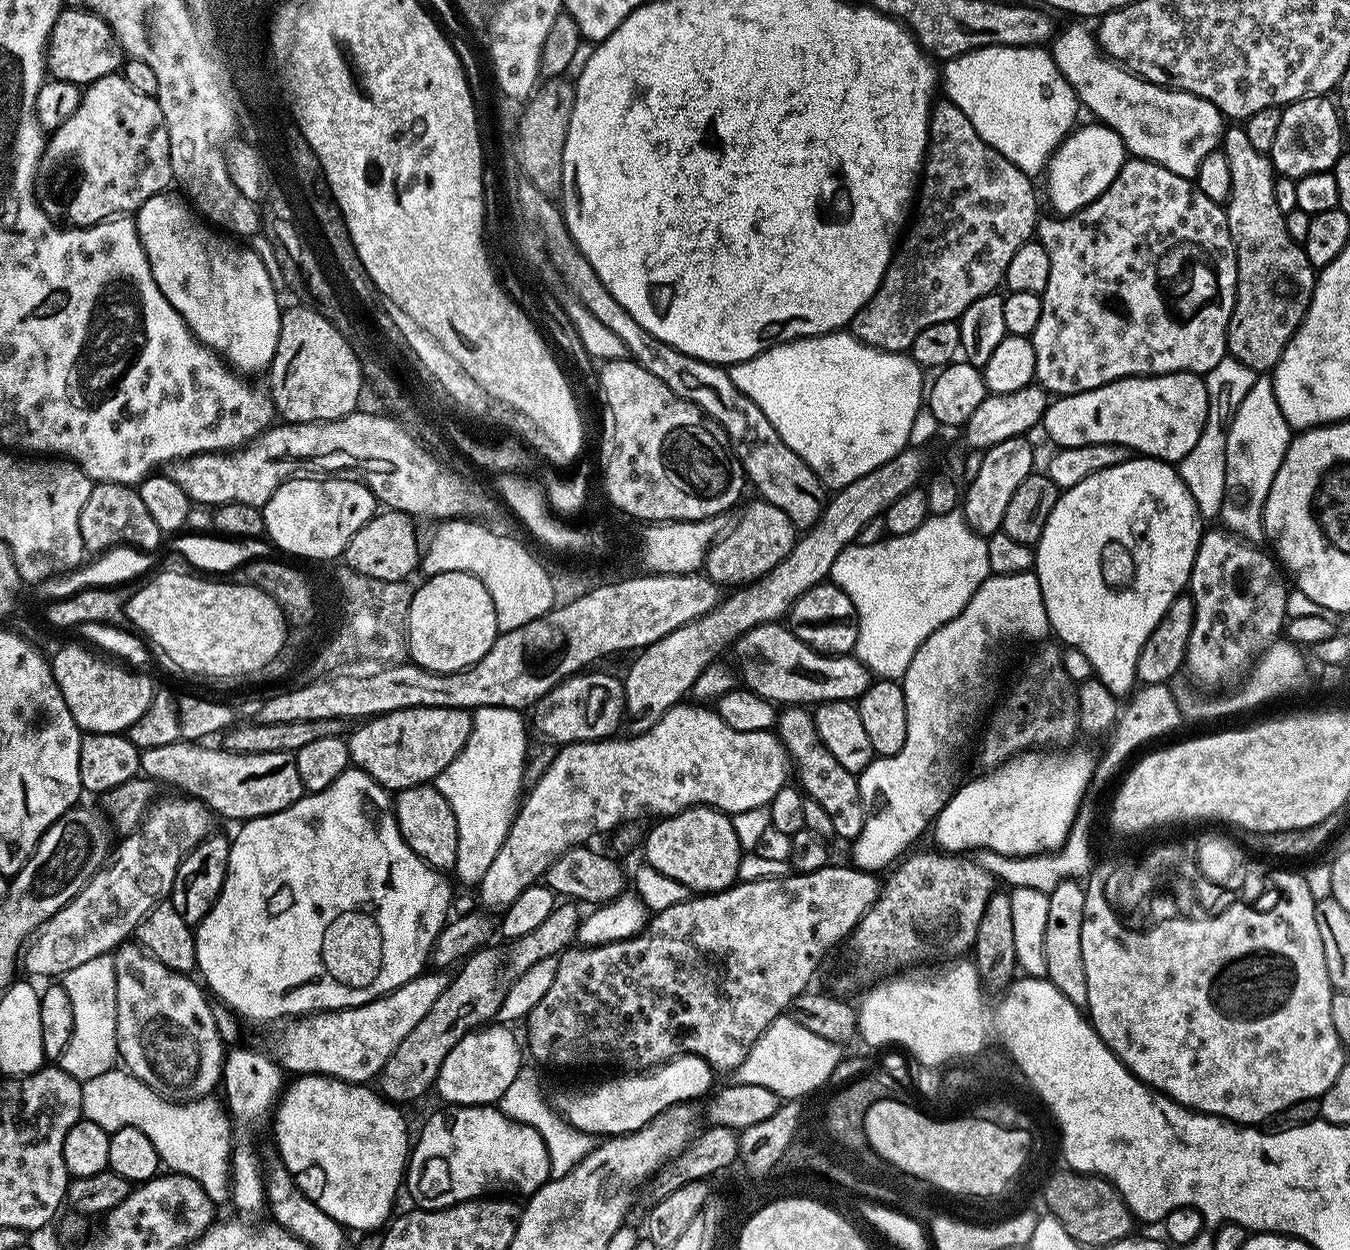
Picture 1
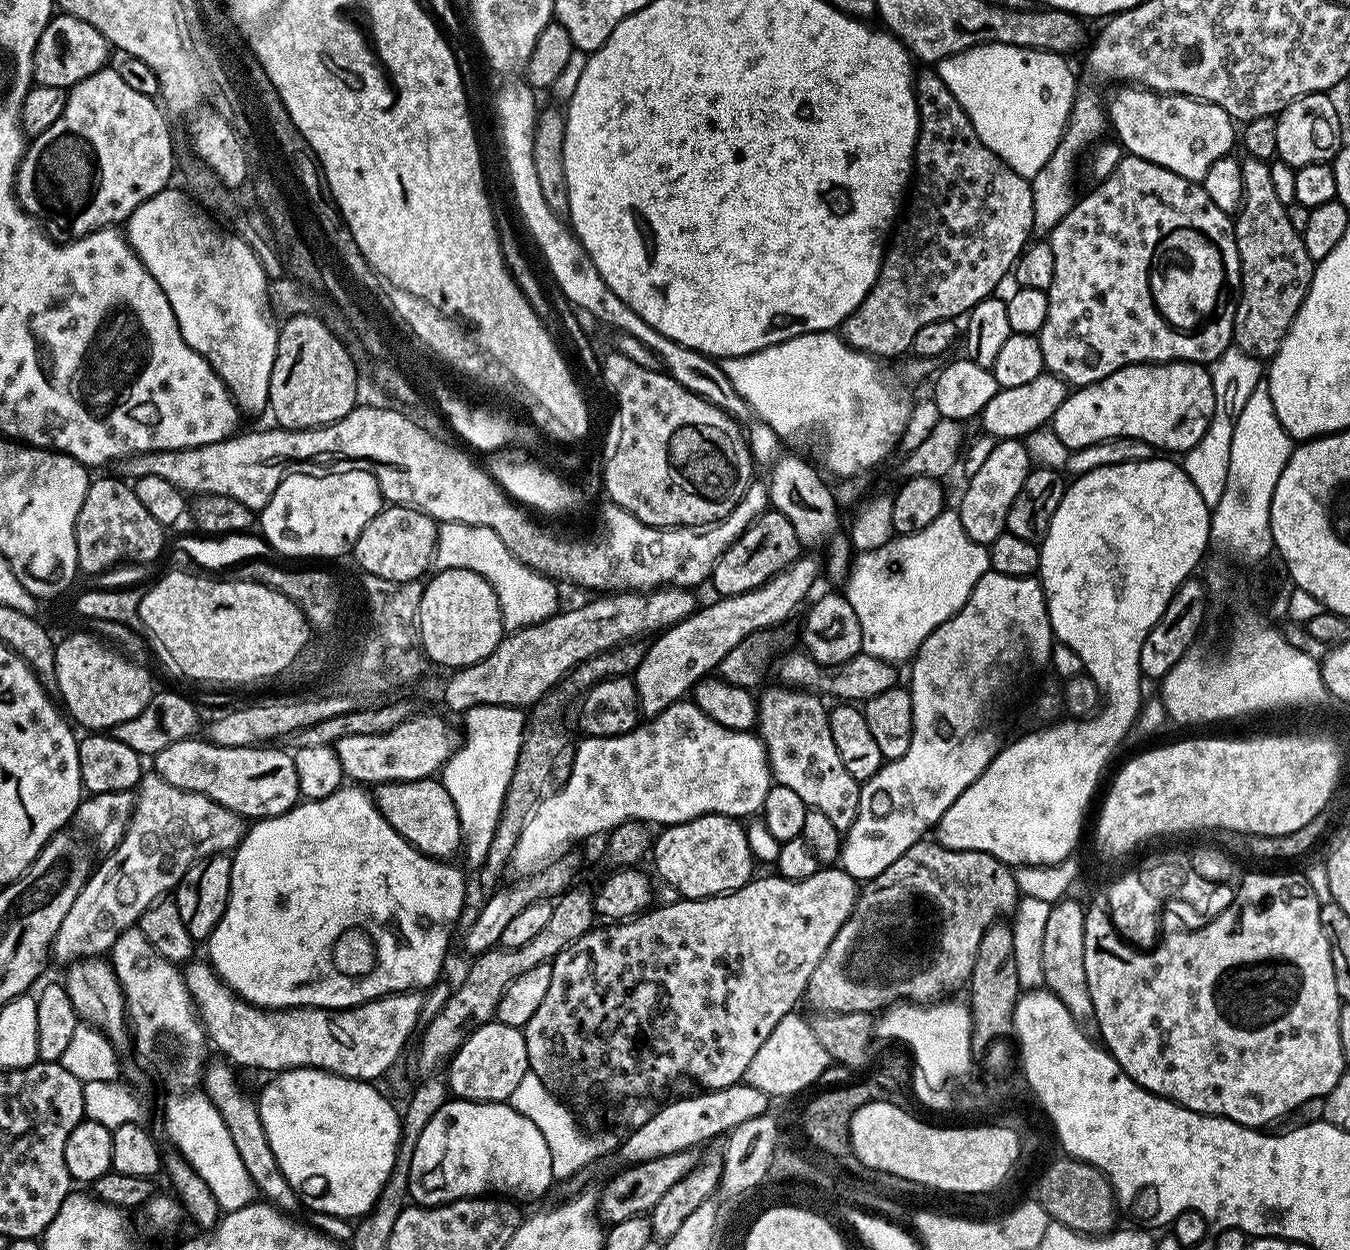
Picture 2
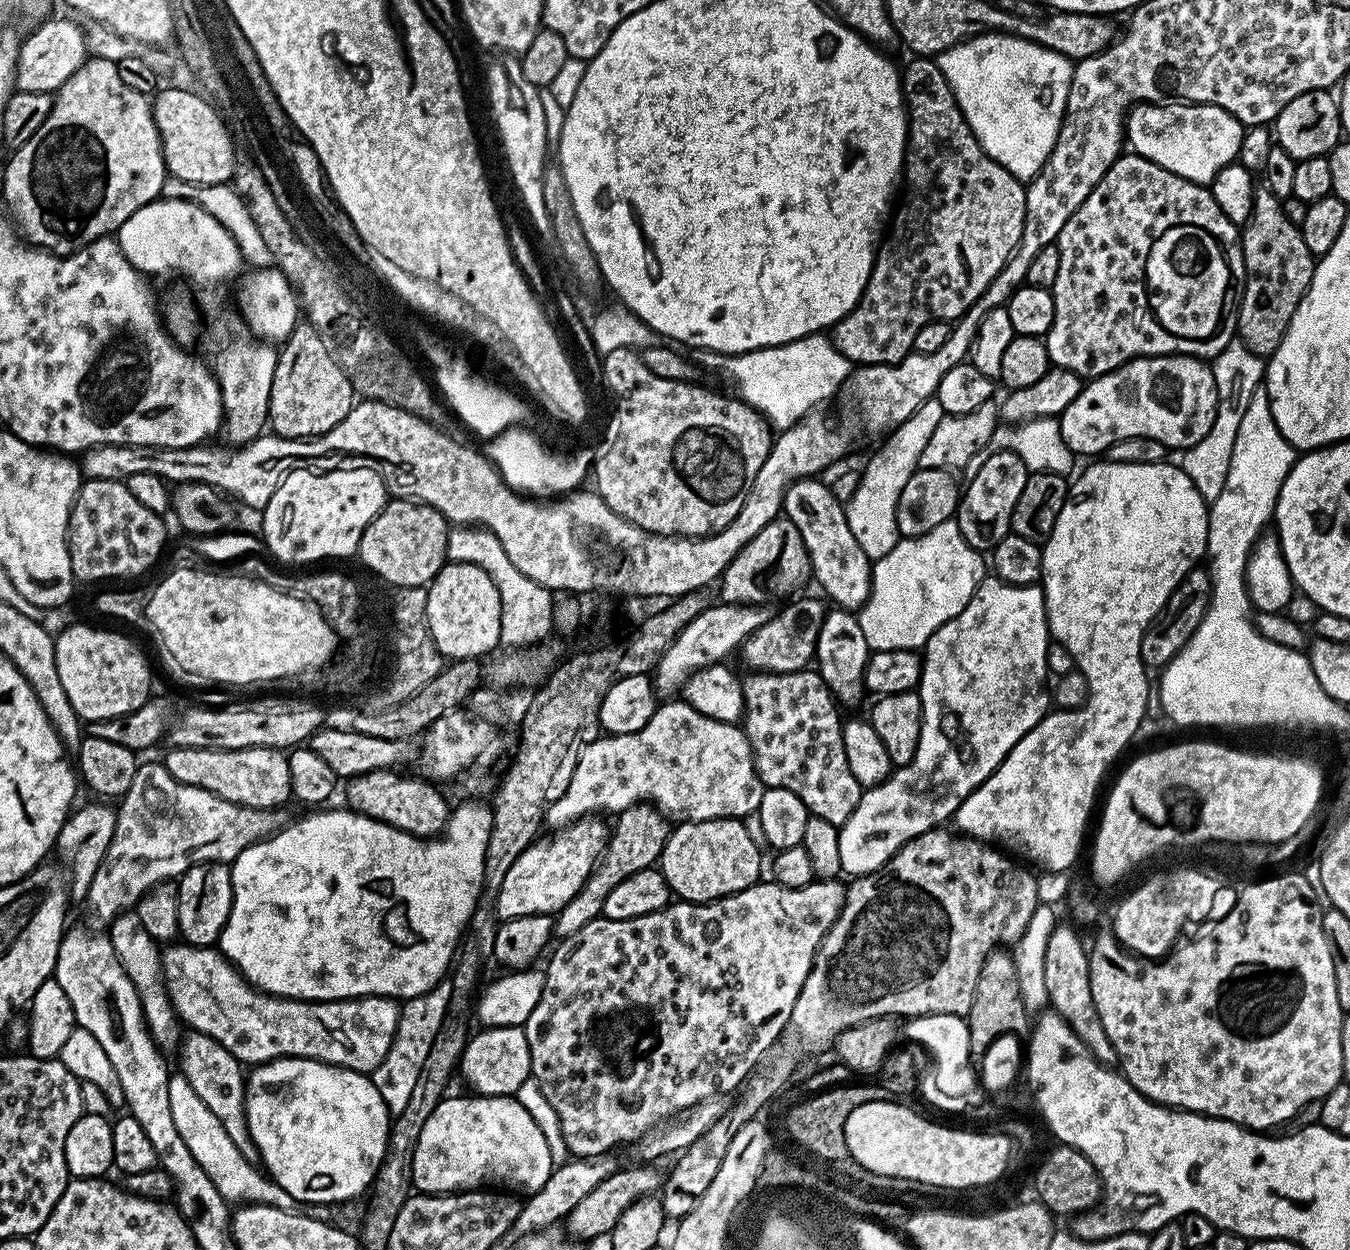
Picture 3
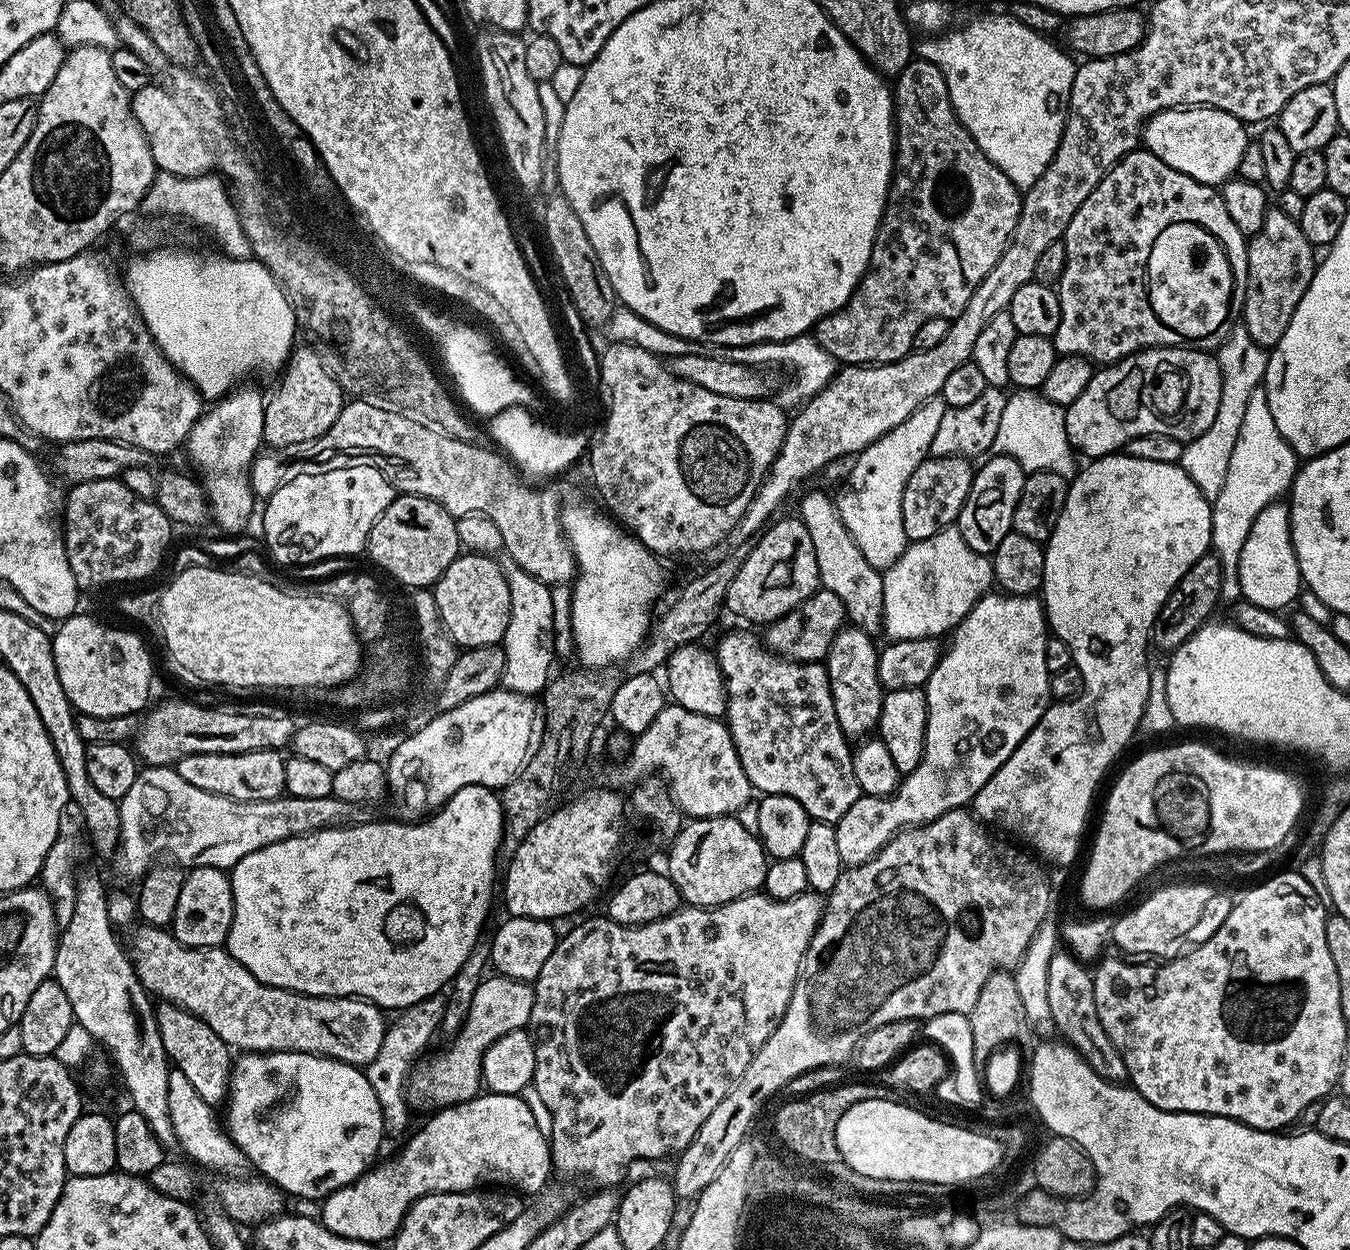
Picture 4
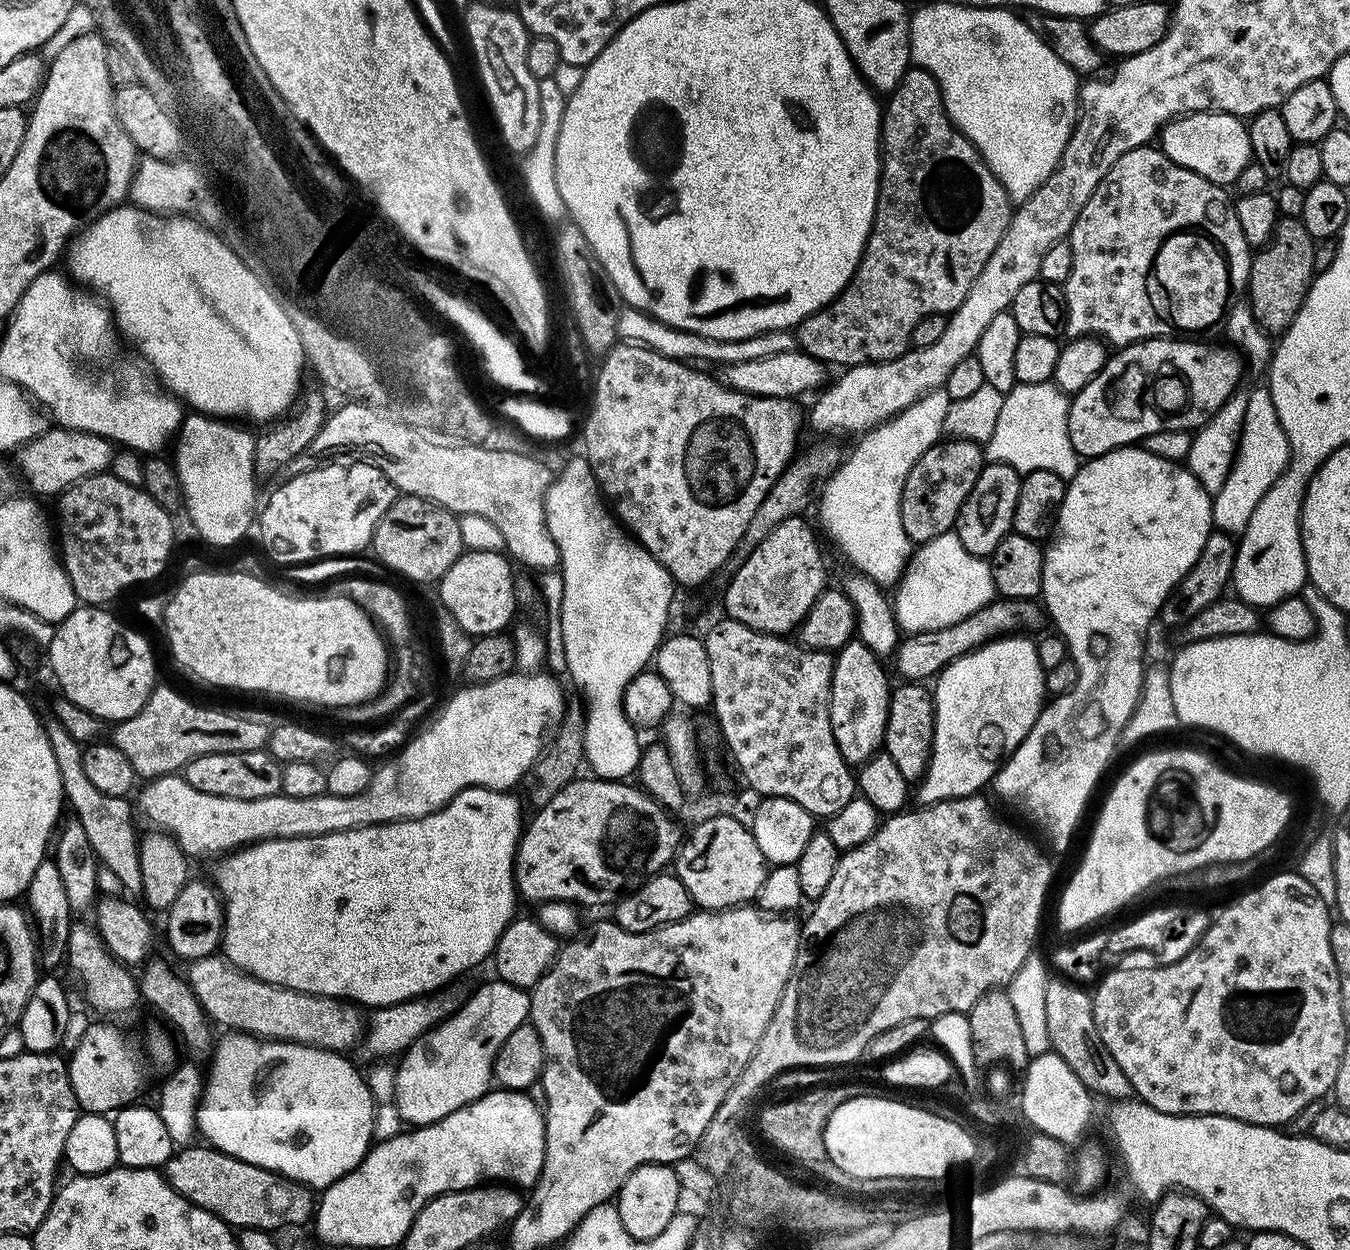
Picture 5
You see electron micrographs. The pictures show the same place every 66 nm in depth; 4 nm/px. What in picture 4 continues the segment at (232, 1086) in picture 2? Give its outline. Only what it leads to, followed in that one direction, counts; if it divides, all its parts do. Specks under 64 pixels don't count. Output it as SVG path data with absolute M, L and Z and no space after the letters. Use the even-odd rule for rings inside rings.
M160 1002L155 1005L154 1011L158 1034L162 1038L162 1046L169 1061L175 1068L182 1070L186 1078L190 1078L190 1086L198 1090L198 1098L202 1098L202 1102L213 1106L219 1106L220 1103L223 1105L234 1067L234 1056L228 1044L222 1042L222 1038L218 1038L218 1034L214 1034L214 1030L210 1030L210 1026L202 1022L202 1018L190 1014L176 1004Z

